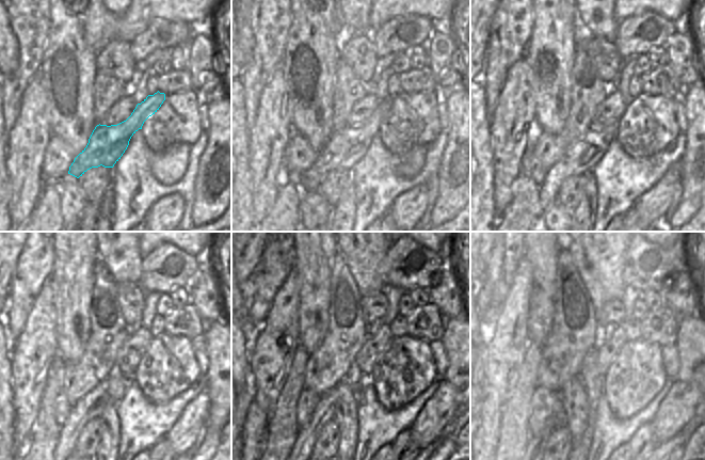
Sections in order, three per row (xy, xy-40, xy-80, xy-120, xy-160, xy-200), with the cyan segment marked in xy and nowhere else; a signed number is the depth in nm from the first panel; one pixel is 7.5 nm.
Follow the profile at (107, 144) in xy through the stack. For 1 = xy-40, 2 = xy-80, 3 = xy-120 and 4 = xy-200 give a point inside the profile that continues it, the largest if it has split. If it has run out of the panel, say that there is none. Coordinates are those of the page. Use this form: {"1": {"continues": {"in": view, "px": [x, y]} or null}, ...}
{"1": {"continues": {"in": "xy-40", "px": [343, 148]}}, "2": {"continues": {"in": "xy-80", "px": [581, 156]}}, "3": {"continues": {"in": "xy-120", "px": [110, 392]}}, "4": {"continues": {"in": "xy-200", "px": [535, 448]}}}

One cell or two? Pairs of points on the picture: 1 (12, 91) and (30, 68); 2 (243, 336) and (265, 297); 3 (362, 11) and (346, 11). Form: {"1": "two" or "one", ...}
{"1": "one", "2": "two", "3": "one"}

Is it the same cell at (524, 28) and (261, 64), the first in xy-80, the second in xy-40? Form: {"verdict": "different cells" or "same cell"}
{"verdict": "same cell"}

